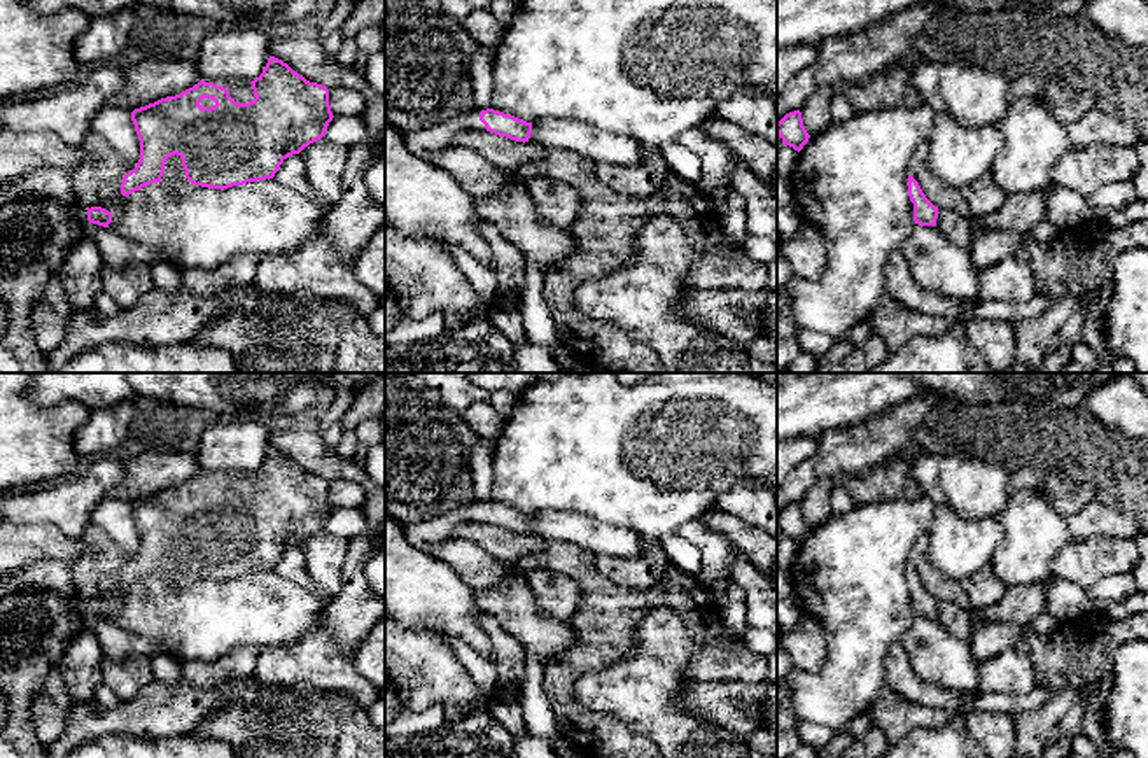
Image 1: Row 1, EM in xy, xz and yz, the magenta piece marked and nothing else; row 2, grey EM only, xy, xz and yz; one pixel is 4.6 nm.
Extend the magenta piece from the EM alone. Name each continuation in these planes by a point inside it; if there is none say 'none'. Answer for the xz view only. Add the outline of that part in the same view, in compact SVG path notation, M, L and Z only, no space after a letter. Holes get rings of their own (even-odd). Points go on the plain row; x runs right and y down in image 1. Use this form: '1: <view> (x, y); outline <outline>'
1: xz (424, 536); outline M474 499L438 518L404 525L404 536L413 548L430 553L434 546L450 539L458 525L486 523L485 516L480 513L480 504L481 502Z

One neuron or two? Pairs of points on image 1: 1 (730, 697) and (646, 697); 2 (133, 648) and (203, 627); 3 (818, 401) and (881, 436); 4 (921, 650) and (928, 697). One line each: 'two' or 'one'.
1: two
2: two
3: two
4: two

